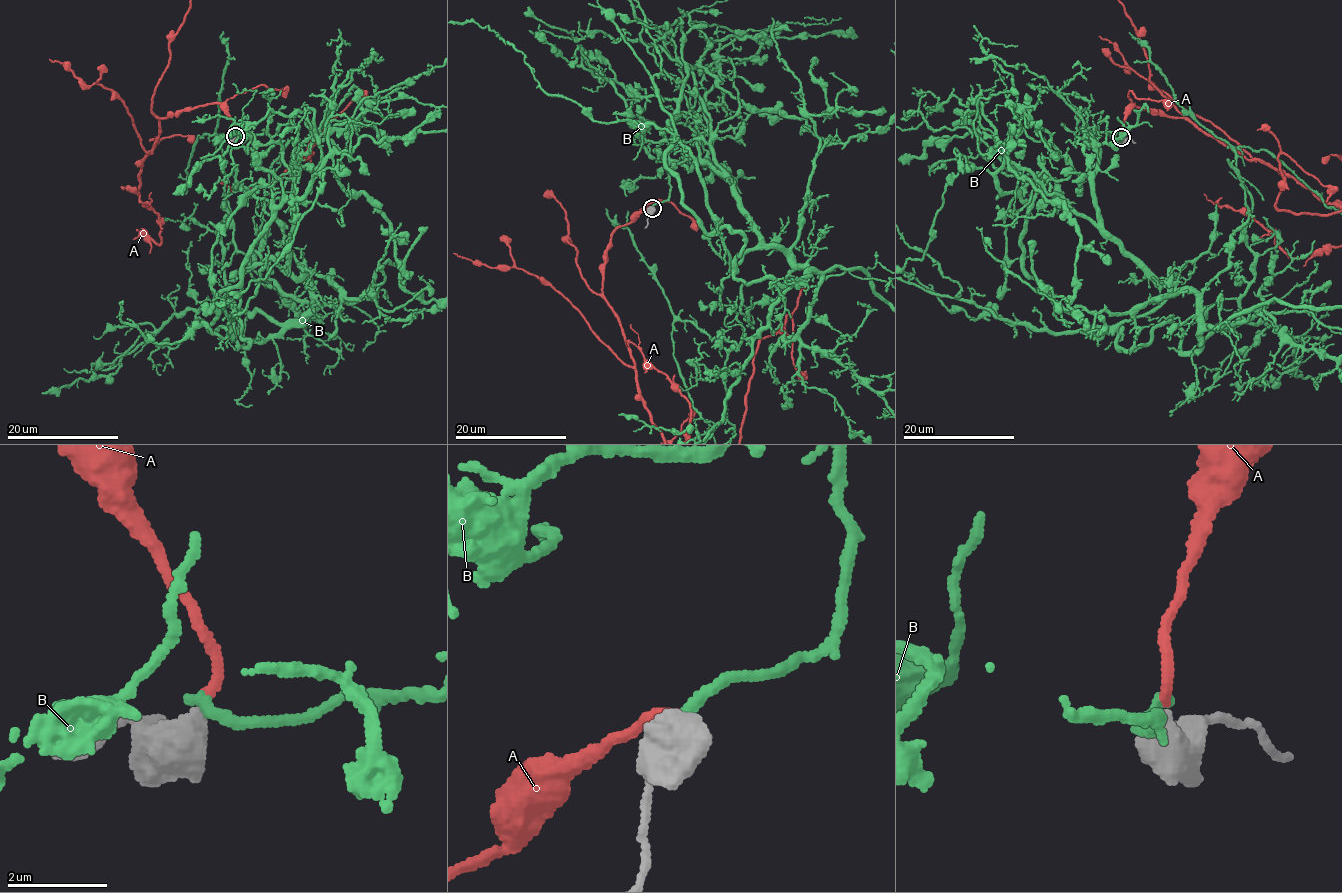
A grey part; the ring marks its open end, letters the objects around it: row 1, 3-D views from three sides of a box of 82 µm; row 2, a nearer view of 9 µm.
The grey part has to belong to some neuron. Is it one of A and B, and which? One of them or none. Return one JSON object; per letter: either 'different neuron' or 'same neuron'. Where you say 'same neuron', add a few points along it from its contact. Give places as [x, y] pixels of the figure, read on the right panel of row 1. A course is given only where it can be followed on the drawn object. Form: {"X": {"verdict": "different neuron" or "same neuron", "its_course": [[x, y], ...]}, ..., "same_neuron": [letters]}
{"A": {"verdict": "same neuron"}, "B": {"verdict": "different neuron"}, "same_neuron": ["A"]}

